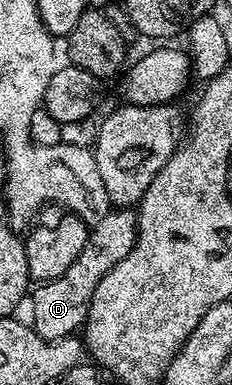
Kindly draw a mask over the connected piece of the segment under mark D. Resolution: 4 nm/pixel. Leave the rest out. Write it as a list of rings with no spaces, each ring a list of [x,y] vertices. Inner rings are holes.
[[[112,209],[105,217],[101,217],[101,221],[93,224],[87,233],[85,249],[77,253],[77,261],[73,261],[73,265],[69,265],[61,277],[38,284],[30,296],[29,323],[39,336],[48,341],[65,339],[74,336],[82,328],[101,277],[105,277],[105,273],[109,273],[109,269],[113,269],[119,259],[124,259],[130,253],[138,232],[139,216],[131,209]]]

